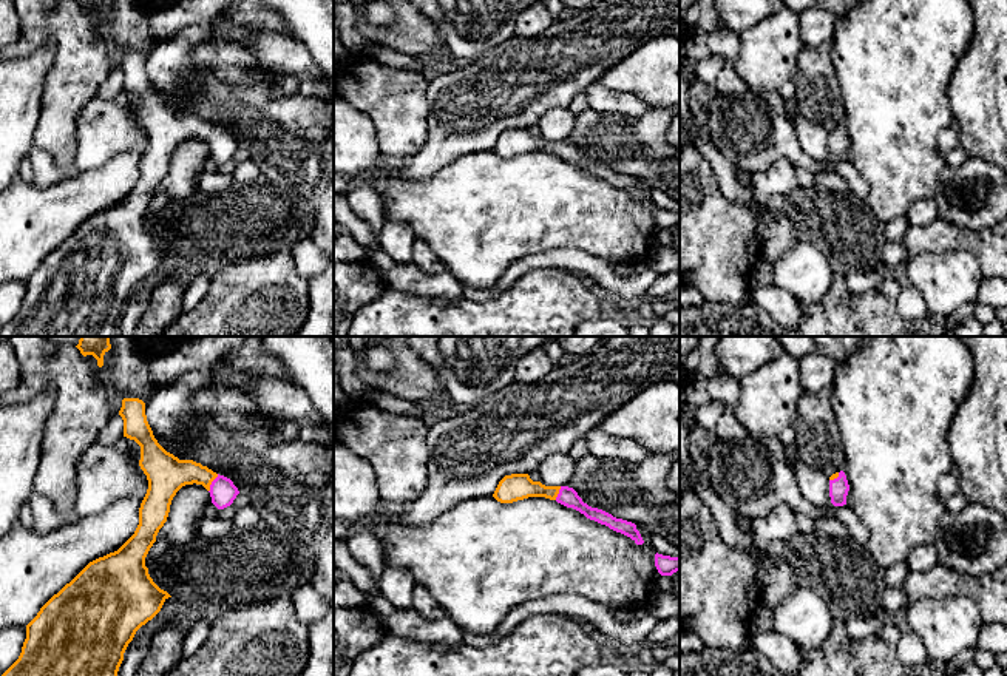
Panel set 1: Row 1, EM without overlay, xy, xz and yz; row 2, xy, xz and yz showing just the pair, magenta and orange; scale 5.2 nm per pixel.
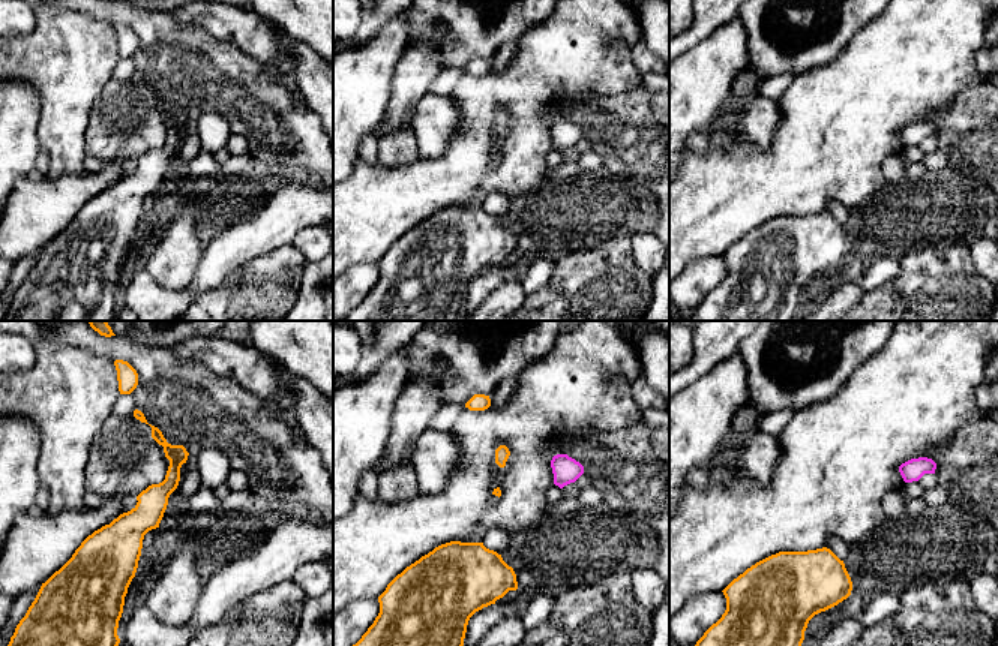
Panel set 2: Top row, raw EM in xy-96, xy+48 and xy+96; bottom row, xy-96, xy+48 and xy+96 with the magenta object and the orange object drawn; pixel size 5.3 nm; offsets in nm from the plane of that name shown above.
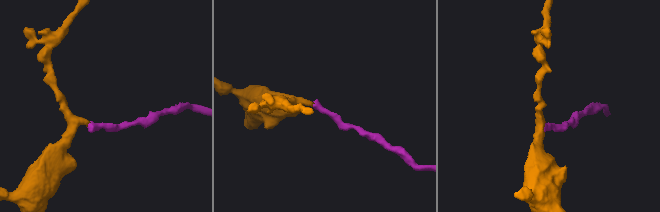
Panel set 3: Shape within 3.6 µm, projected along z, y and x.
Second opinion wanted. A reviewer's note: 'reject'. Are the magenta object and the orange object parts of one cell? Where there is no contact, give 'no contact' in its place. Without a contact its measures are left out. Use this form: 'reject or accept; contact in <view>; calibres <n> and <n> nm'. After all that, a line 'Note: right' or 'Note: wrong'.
accept; contact in xy; calibres 140 and 200 nm
Note: wrong

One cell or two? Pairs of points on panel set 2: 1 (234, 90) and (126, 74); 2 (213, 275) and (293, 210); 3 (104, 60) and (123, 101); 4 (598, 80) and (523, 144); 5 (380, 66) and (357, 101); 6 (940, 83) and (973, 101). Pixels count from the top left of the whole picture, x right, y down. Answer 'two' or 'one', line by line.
1: two
2: one
3: two
4: one
5: one
6: two

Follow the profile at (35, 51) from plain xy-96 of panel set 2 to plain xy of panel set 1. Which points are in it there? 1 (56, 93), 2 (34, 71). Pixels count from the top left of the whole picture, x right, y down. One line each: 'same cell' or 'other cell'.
1: same cell
2: other cell

